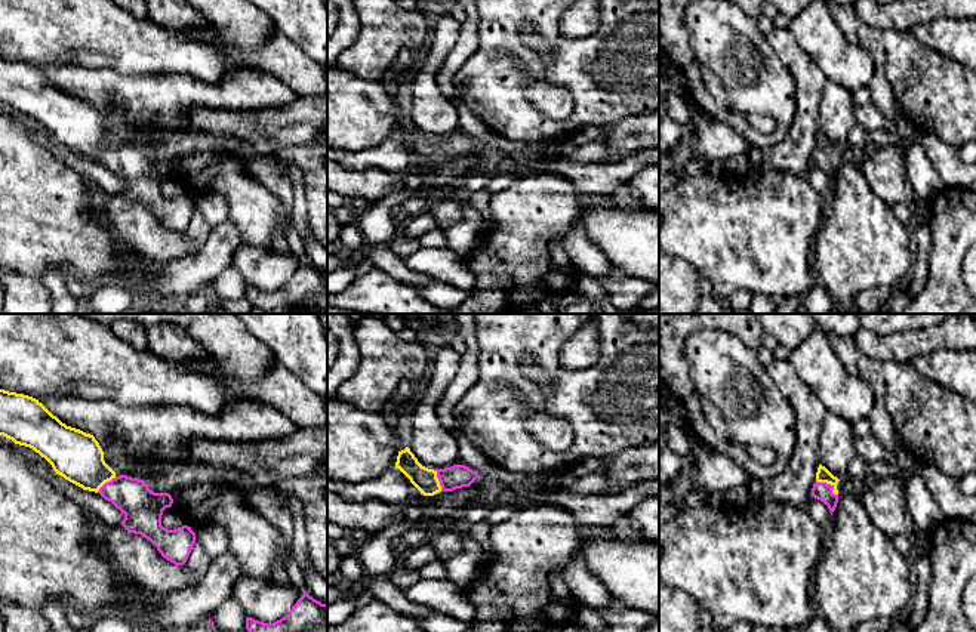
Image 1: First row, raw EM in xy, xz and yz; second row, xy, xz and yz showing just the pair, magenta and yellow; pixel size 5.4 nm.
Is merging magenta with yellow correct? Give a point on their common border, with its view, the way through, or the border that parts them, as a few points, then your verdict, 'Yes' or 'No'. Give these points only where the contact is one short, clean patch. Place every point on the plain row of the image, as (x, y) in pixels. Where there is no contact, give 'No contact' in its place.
Touches magenta at yz (830, 153). Path across: yz (822, 160), (830, 153), (822, 144). Yes

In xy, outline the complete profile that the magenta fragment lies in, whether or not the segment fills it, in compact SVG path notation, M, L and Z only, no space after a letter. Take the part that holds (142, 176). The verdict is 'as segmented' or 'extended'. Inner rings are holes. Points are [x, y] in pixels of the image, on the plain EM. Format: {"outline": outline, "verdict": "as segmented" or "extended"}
{"outline": "M0 58L0 104L12 108L15 112L33 117L44 126L53 139L81 155L83 158L99 161L124 182L120 191L129 201L141 203L148 207L163 226L175 234L184 234L195 212L195 201L188 194L167 198L161 194L161 184L170 176L173 167L169 161L154 161L147 151L127 144L116 144L105 132L104 120L93 104L80 98L67 95L53 84L39 68Z", "verdict": "extended"}

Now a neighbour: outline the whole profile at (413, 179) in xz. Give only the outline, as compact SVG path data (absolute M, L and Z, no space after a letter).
M418 166L413 170L410 170L407 175L404 175L406 186L410 189L421 188L425 169L427 169L425 166Z

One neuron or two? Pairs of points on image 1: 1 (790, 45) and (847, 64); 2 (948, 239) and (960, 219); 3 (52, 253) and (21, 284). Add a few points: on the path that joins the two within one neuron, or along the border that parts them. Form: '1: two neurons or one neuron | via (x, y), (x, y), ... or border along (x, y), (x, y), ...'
1: two neurons | border along (787, 28), (825, 76)
2: one neuron | via (951, 234), (956, 224)
3: two neurons | border along (15, 271), (31, 276), (39, 281)

